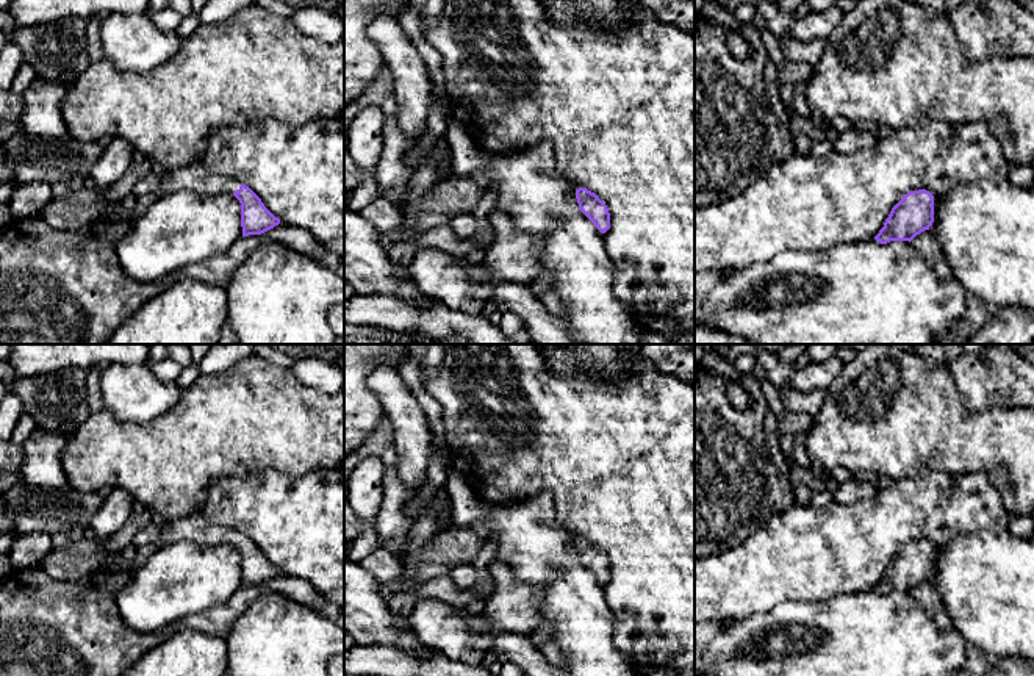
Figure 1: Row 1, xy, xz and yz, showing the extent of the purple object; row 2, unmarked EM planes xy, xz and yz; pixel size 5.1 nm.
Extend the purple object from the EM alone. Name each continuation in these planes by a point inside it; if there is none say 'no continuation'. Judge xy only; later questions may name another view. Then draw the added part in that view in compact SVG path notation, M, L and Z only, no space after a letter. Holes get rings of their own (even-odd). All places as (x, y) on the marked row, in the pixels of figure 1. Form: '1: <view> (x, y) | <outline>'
1: xy (196, 177) | M197 160L185 167L167 171L156 191L138 197L131 214L145 213L160 197L180 189L189 189L200 196L214 196L233 194L241 185L239 180L210 172L202 160Z

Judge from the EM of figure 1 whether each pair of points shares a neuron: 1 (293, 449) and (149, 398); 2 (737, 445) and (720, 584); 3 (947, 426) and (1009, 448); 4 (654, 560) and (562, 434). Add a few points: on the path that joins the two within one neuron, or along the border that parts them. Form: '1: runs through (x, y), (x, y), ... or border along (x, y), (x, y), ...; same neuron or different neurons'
1: border along (182, 391), (180, 398), (166, 412), (140, 423); different neurons
2: border along (756, 529), (737, 545), (710, 556); different neurons
3: runs through (962, 442), (994, 442); same neuron
4: runs through (654, 529), (593, 465); same neuron

